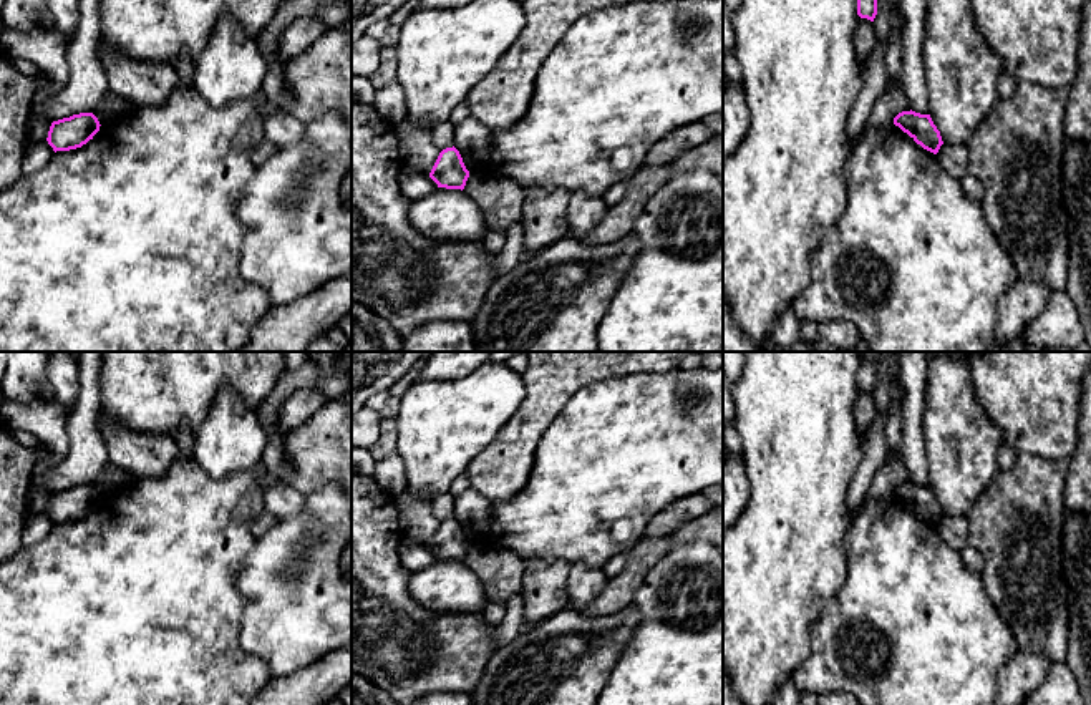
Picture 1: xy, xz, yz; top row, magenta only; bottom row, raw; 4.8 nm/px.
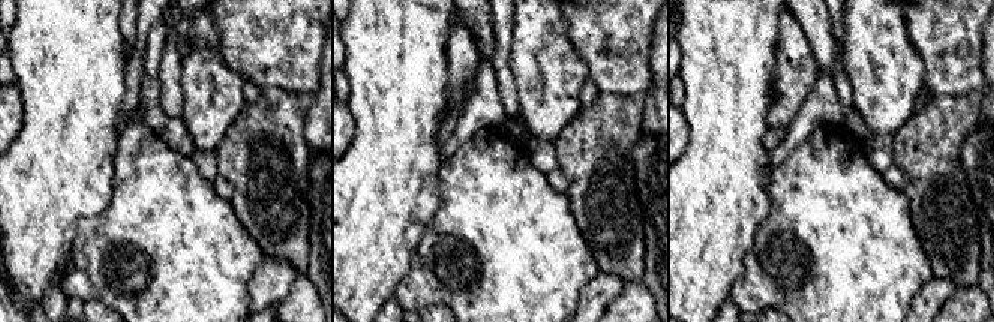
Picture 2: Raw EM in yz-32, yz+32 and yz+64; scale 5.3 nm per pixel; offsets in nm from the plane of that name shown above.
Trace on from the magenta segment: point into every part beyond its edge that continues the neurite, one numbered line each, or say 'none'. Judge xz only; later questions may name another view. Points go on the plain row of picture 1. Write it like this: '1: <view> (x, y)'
none

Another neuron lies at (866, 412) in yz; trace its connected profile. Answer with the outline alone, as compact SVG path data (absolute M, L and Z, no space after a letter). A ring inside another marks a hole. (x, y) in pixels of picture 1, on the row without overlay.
M859 388L856 401L856 423L862 440L867 436L867 431L870 425L875 421L875 418L877 418L877 406L874 401L874 393Z

